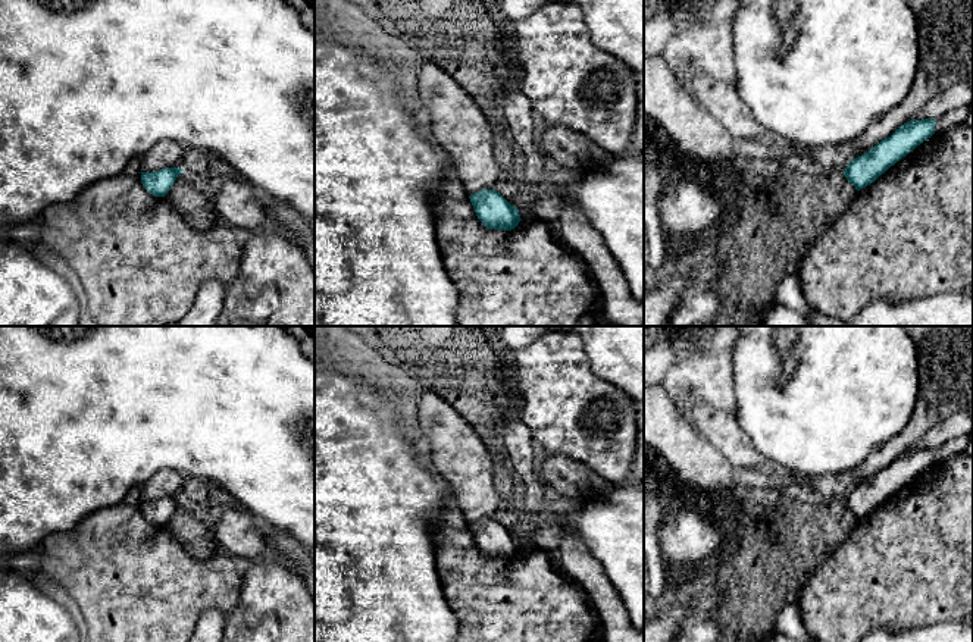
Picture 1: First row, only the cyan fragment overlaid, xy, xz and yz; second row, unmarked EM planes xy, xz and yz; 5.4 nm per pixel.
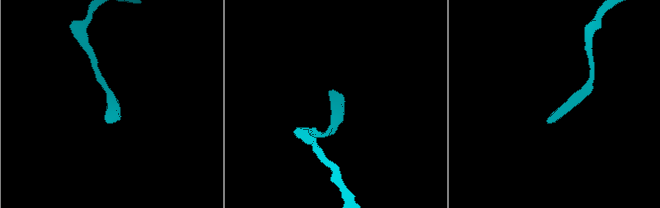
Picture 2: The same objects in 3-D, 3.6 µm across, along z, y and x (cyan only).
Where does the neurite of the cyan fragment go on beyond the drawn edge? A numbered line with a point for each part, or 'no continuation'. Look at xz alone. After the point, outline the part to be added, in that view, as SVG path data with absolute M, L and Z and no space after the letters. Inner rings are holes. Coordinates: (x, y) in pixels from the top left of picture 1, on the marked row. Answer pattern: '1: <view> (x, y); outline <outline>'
no continuation

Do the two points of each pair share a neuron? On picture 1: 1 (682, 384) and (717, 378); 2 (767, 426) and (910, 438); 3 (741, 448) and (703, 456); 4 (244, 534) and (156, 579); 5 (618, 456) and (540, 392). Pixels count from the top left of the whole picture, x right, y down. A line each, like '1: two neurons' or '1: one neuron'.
1: one neuron
2: two neurons
3: two neurons
4: two neurons
5: one neuron

